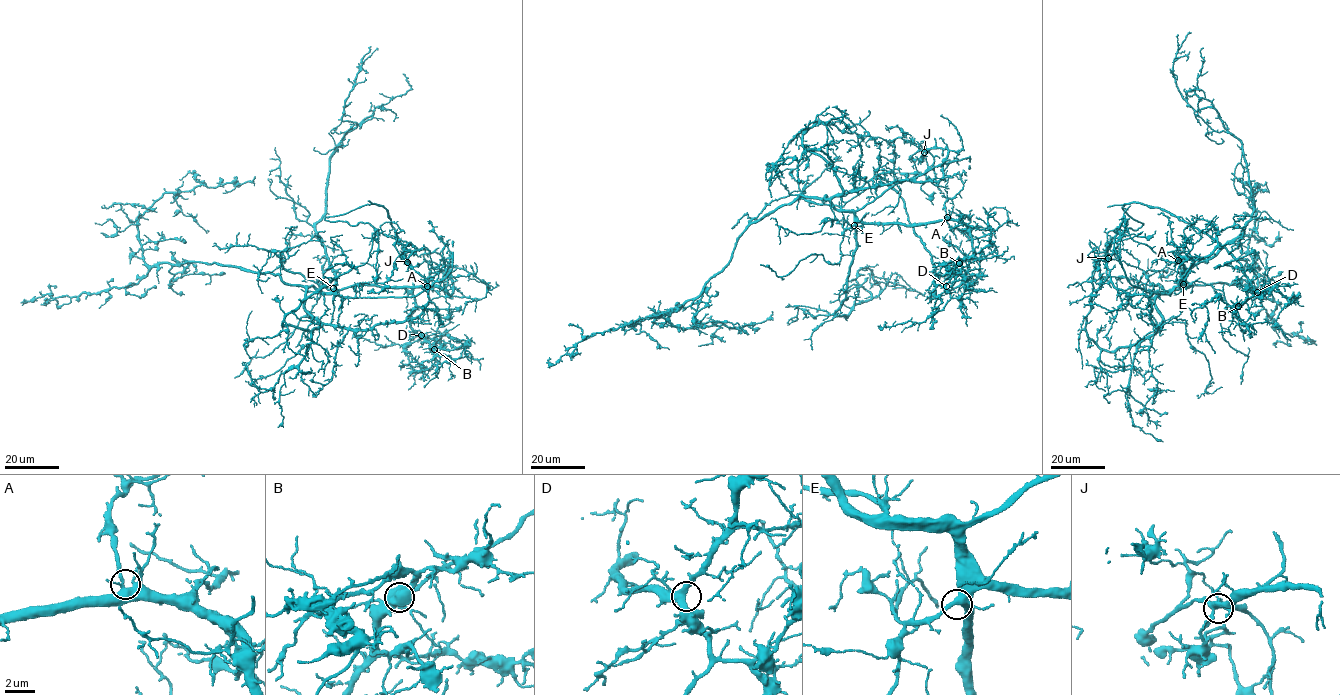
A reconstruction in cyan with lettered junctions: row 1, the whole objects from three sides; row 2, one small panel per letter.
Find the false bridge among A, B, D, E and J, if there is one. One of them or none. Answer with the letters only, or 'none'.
J

